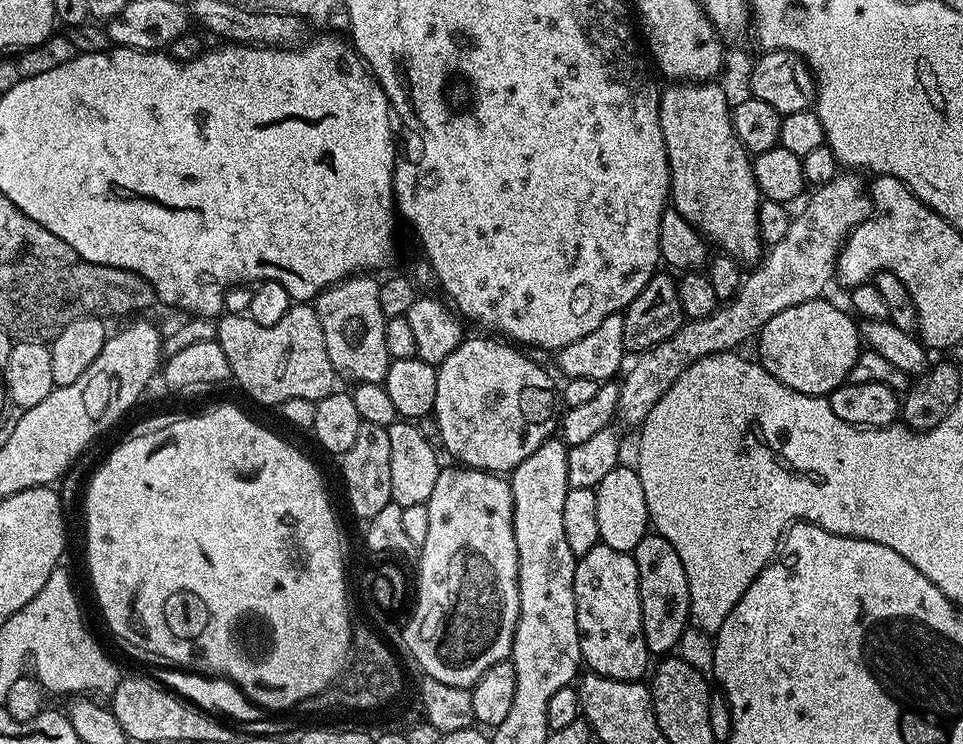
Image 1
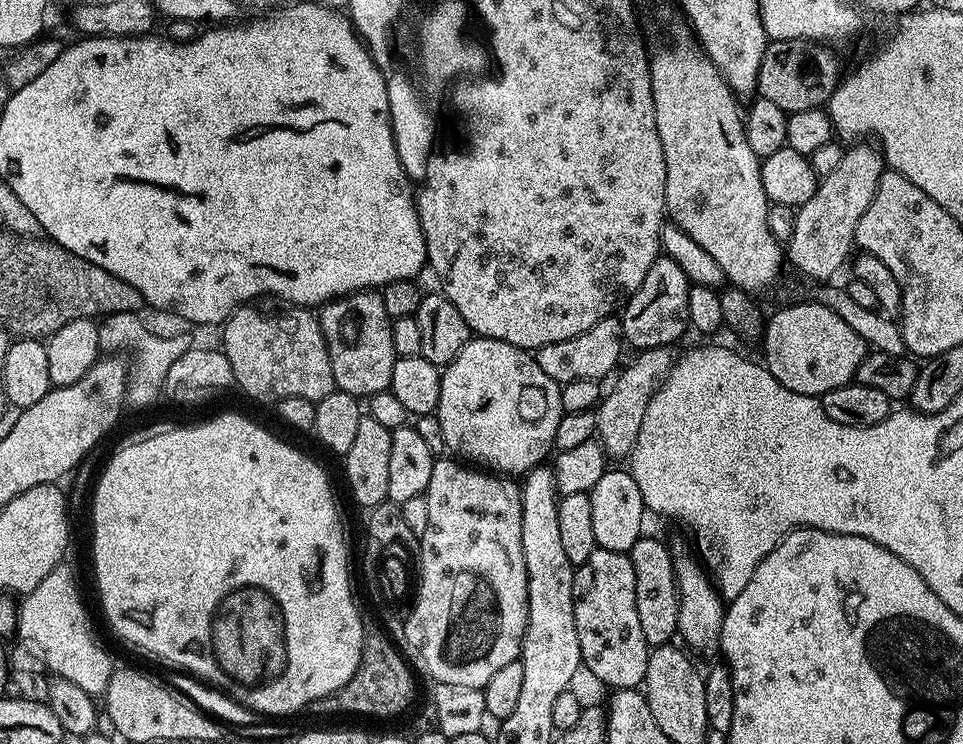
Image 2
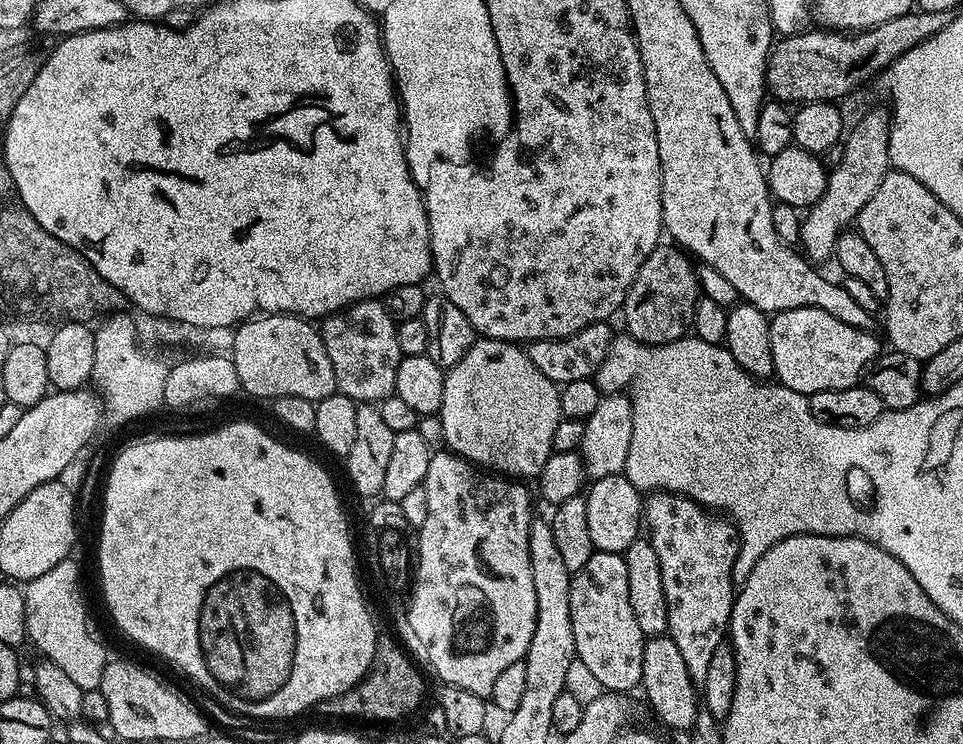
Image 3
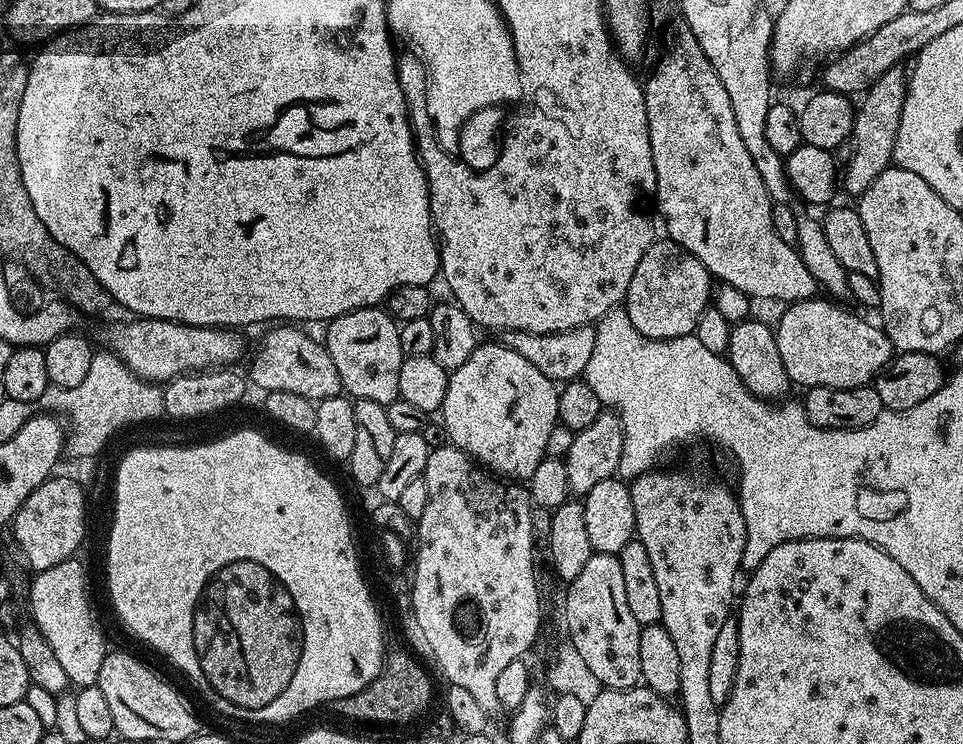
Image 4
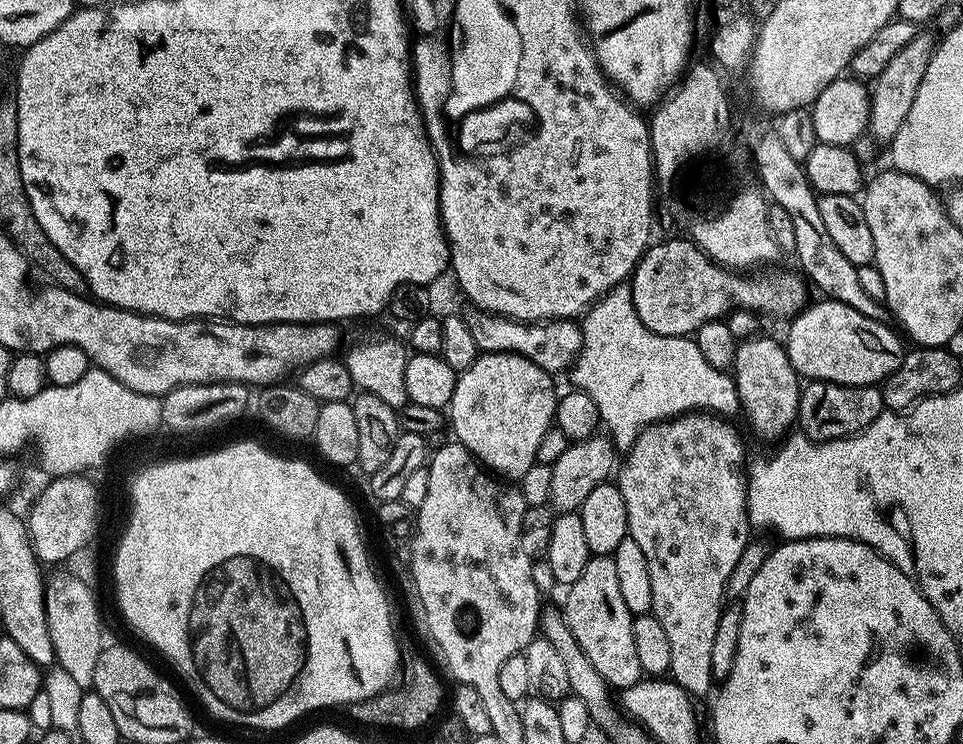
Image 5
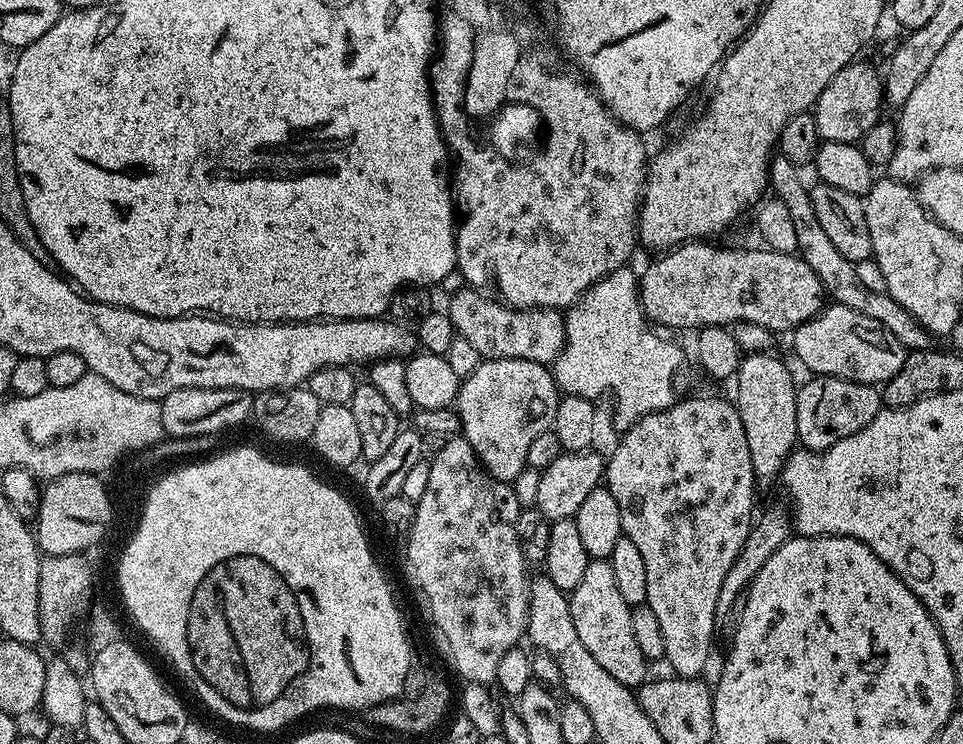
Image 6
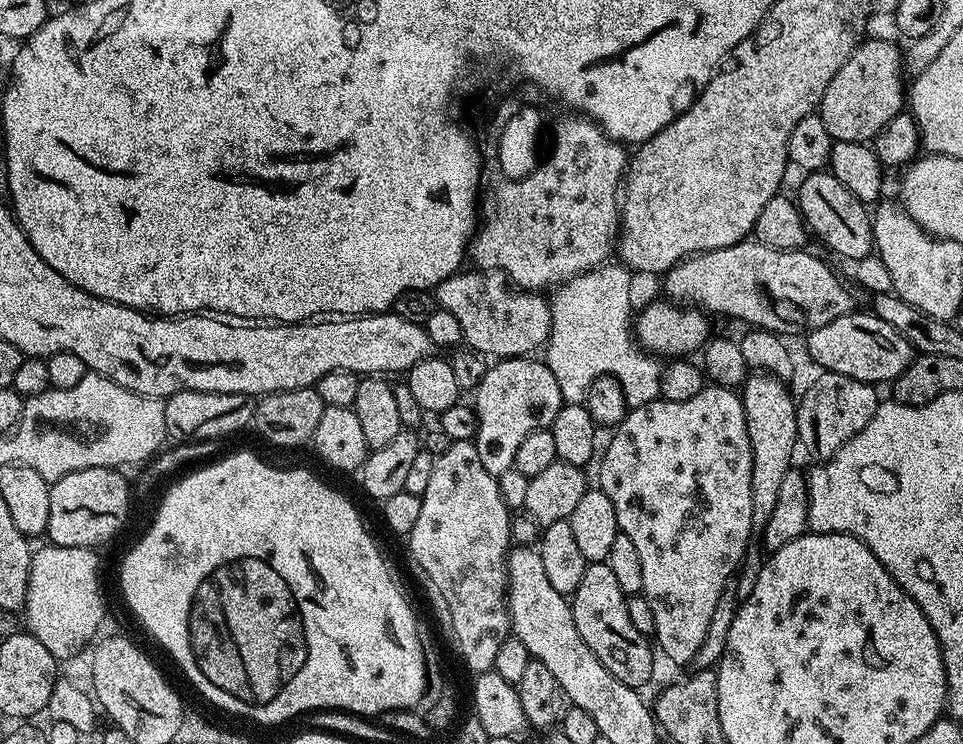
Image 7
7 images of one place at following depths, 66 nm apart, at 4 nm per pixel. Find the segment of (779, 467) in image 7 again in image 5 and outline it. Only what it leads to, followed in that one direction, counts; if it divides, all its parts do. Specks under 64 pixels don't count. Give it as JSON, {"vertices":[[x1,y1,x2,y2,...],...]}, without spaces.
{"vertices":[[764,335,750,336,737,343,730,375,738,390,741,411,743,415,746,414,751,426,762,436,777,436,778,438,785,435,791,429,789,428,791,424,793,427,795,420,799,417,802,378,794,370,783,343,779,339,776,341,772,336]]}

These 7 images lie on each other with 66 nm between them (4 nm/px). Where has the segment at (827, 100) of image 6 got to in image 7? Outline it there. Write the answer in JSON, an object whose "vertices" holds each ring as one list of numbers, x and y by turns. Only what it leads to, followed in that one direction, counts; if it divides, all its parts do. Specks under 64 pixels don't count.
{"vertices":[[867,40,856,45,850,58,842,62,842,70,830,78,826,94,822,94,818,115,826,122,833,141,871,142,882,126,905,107,906,73,901,49,888,40]]}

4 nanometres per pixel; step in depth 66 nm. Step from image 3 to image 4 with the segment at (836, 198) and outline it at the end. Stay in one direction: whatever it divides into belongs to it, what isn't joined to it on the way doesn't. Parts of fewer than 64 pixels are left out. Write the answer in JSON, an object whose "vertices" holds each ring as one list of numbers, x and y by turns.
{"vertices":[[903,67,891,68,878,78,868,88,868,91,859,97,854,108,852,118,852,134,850,145,852,144,852,161,842,168,842,188,852,195,852,198,859,197,861,192,865,192,893,163,894,142,898,138,898,126,902,122,902,106,906,102,908,93,909,73]]}

